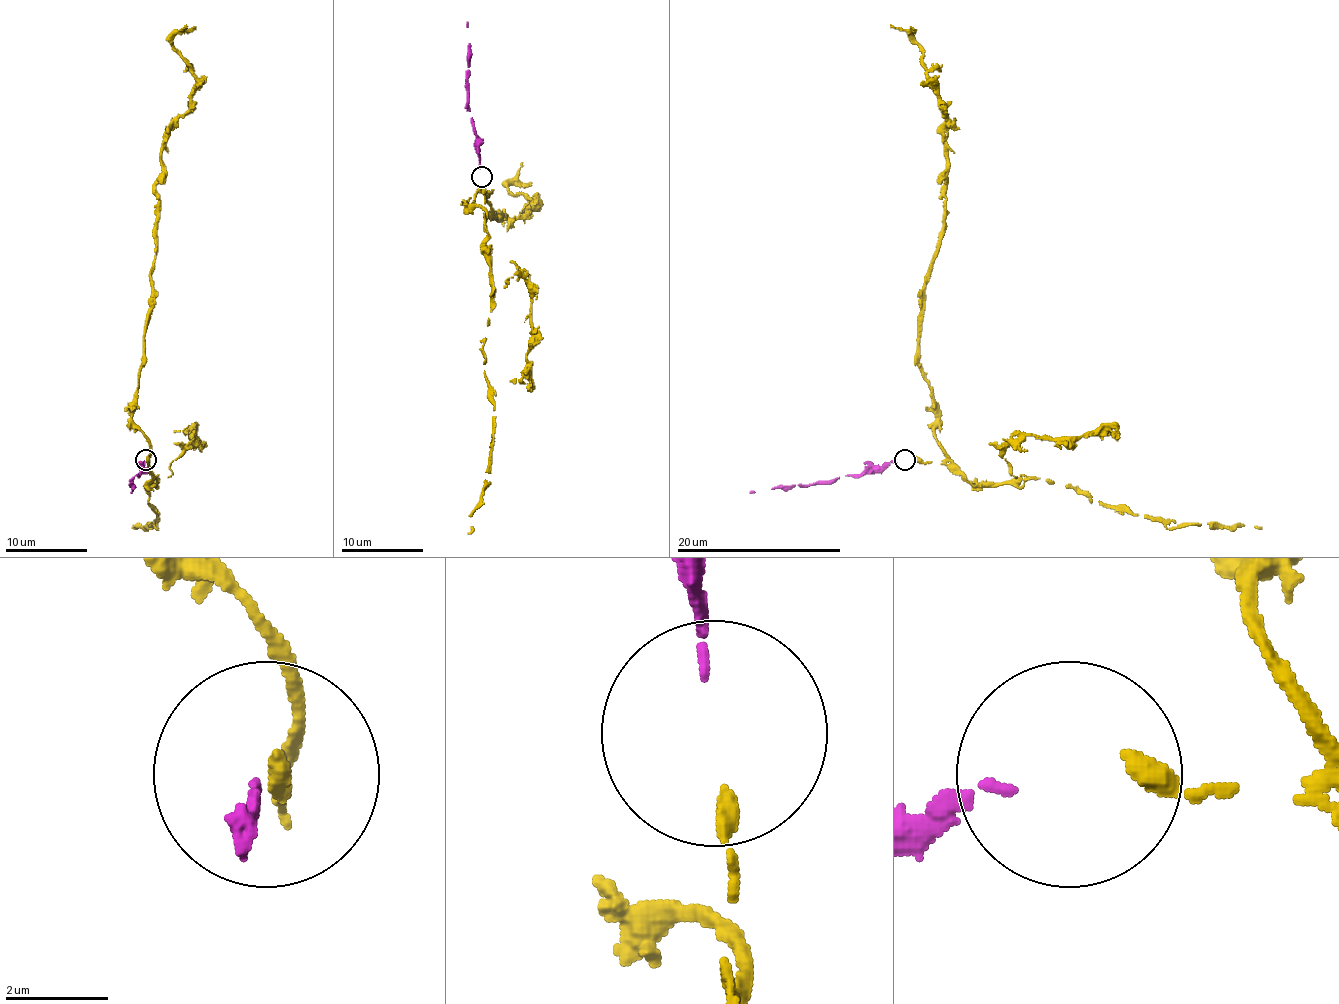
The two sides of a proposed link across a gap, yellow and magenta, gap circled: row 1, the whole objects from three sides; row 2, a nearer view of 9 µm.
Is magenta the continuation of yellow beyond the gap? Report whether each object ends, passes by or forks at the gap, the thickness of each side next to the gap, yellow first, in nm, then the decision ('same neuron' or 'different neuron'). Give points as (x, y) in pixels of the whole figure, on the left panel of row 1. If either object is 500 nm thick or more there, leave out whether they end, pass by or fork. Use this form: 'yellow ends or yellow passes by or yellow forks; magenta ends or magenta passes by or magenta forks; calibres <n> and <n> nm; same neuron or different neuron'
yellow ends; magenta ends; calibres 400 and 150 nm; same neuron

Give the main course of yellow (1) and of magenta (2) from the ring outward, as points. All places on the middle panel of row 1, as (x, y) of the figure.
1: (484, 184), (486, 217), (467, 207), (479, 191), (492, 217), (521, 217), (531, 203), (508, 189), (523, 162)
2: (479, 168), (477, 139), (469, 110), (467, 22)

